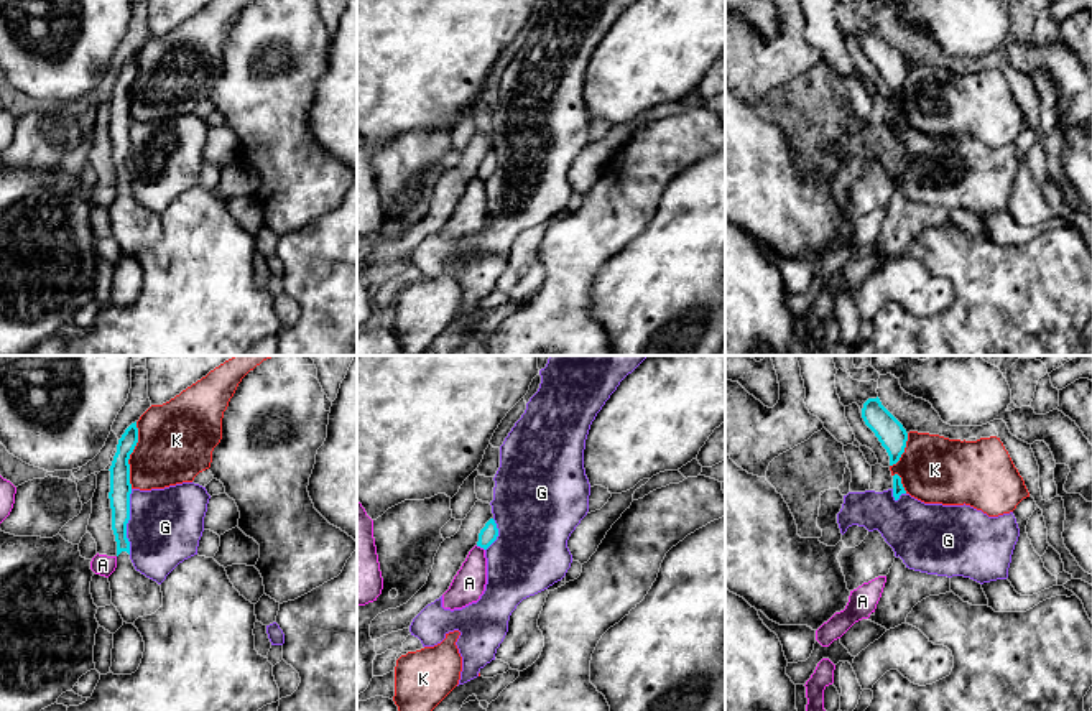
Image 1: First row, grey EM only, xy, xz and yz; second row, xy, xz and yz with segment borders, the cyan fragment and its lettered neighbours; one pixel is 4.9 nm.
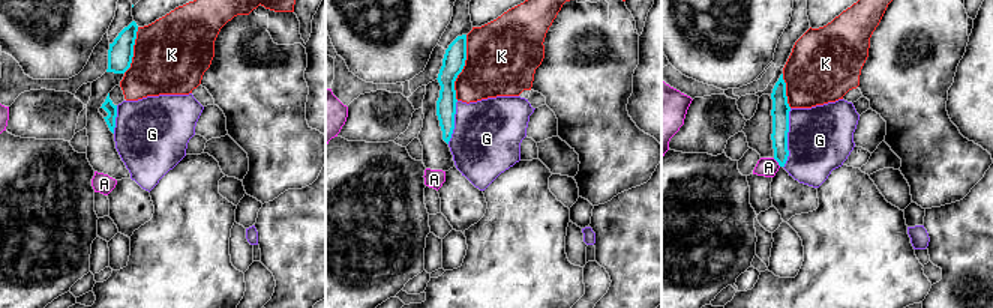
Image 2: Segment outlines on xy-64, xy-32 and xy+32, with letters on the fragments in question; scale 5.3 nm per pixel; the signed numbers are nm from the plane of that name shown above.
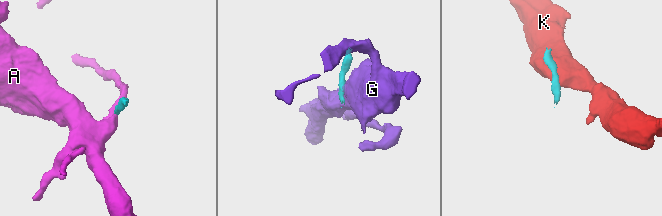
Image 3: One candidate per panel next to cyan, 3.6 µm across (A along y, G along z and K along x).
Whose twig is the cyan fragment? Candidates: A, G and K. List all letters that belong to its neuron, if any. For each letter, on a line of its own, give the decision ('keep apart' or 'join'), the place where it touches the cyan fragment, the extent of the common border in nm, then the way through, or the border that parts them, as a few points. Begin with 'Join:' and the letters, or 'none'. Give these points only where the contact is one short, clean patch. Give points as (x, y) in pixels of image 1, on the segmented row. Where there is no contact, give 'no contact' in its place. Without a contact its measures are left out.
Join: none
A: keep apart; contact xz (481, 547); length 50 nm; border xz (476, 545), (484, 550)
G: keep apart; contact xy (127, 522); length 320 nm; border xy (132, 489), (130, 519), (127, 524), (129, 553)
K: keep apart; contact xy (130, 453); length 320 nm

